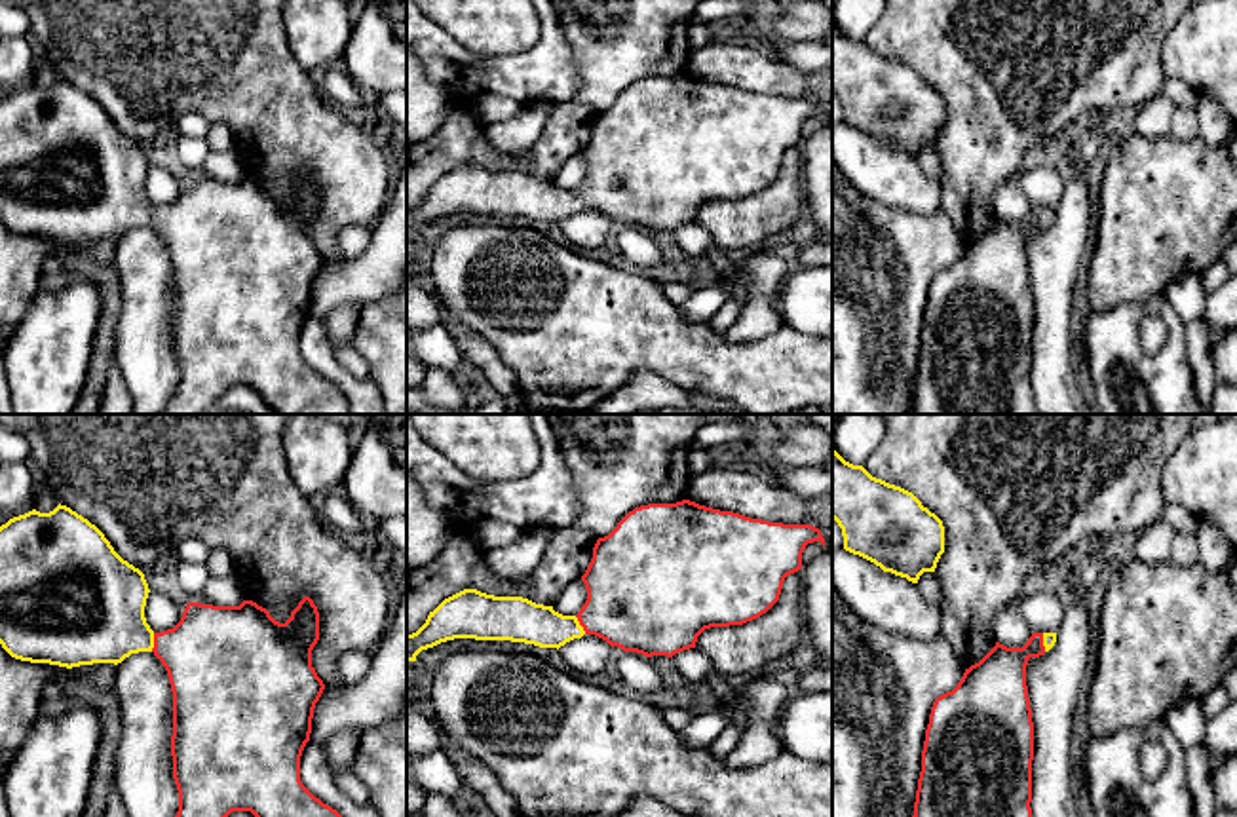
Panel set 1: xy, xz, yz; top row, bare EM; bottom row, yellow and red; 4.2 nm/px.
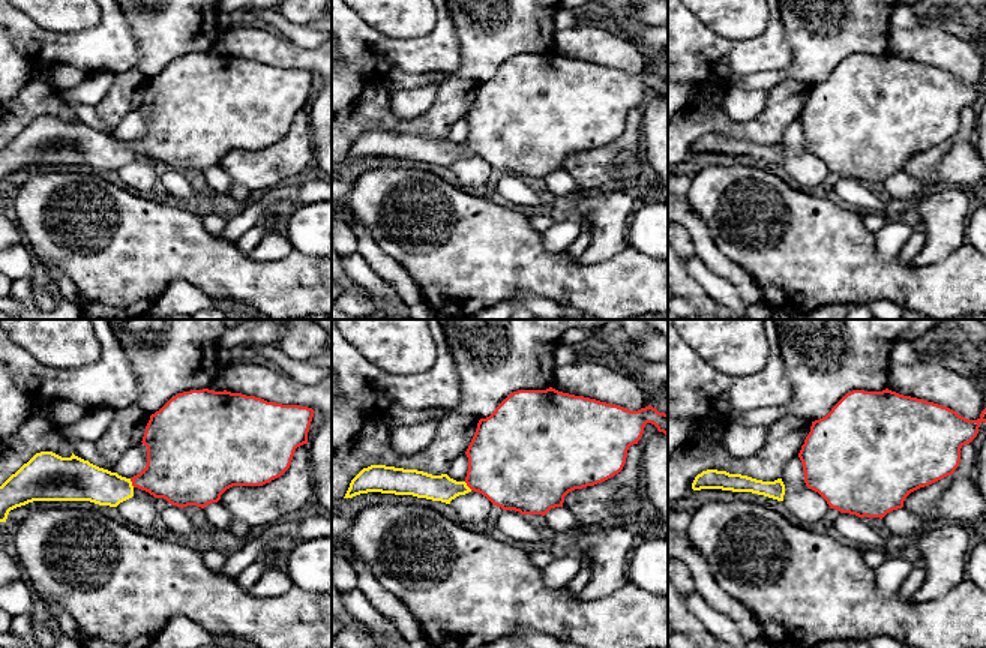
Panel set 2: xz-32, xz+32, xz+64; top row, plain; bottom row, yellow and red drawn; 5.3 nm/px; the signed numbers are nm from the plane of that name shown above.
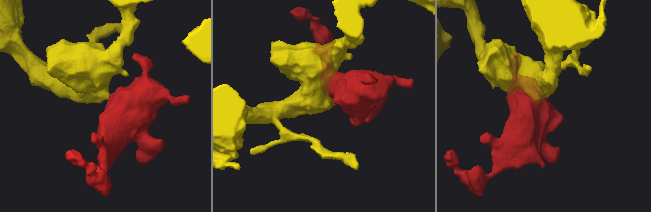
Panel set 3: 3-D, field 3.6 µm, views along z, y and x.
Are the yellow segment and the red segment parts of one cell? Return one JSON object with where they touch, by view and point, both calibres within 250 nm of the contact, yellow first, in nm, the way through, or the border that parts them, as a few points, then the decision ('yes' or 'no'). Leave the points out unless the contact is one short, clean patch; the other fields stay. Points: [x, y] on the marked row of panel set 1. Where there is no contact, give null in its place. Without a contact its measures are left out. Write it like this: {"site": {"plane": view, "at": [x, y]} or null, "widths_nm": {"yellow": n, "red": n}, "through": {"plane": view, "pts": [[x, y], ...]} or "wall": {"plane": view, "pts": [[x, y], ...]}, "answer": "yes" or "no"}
{"site": {"plane": "xy", "at": [152, 643]}, "widths_nm": {"yellow": 380, "red": 380}, "through": {"plane": "xy", "pts": [[99, 618], [111, 627], [152, 643], [209, 656]]}, "answer": "yes"}

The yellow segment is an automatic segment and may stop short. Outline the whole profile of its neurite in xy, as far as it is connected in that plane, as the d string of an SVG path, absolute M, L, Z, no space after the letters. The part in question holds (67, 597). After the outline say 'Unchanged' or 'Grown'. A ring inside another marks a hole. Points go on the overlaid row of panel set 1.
M59 504L49 513L32 509L0 526L0 644L11 657L72 669L118 665L131 654L152 652L165 667L173 692L175 817L228 817L232 811L251 811L255 817L342 817L300 781L300 756L325 690L312 667L312 650L319 640L314 600L304 597L285 623L253 600L239 606L188 602L173 629L154 633L144 618L148 593L144 574L124 560L95 524L67 505Z. Grown

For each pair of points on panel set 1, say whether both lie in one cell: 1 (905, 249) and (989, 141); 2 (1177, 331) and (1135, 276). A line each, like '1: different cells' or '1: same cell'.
1: different cells
2: different cells

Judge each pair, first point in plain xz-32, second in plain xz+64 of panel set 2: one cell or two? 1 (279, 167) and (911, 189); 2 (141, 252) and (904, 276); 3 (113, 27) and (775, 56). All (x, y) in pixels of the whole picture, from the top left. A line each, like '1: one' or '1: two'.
1: two
2: one
3: one

